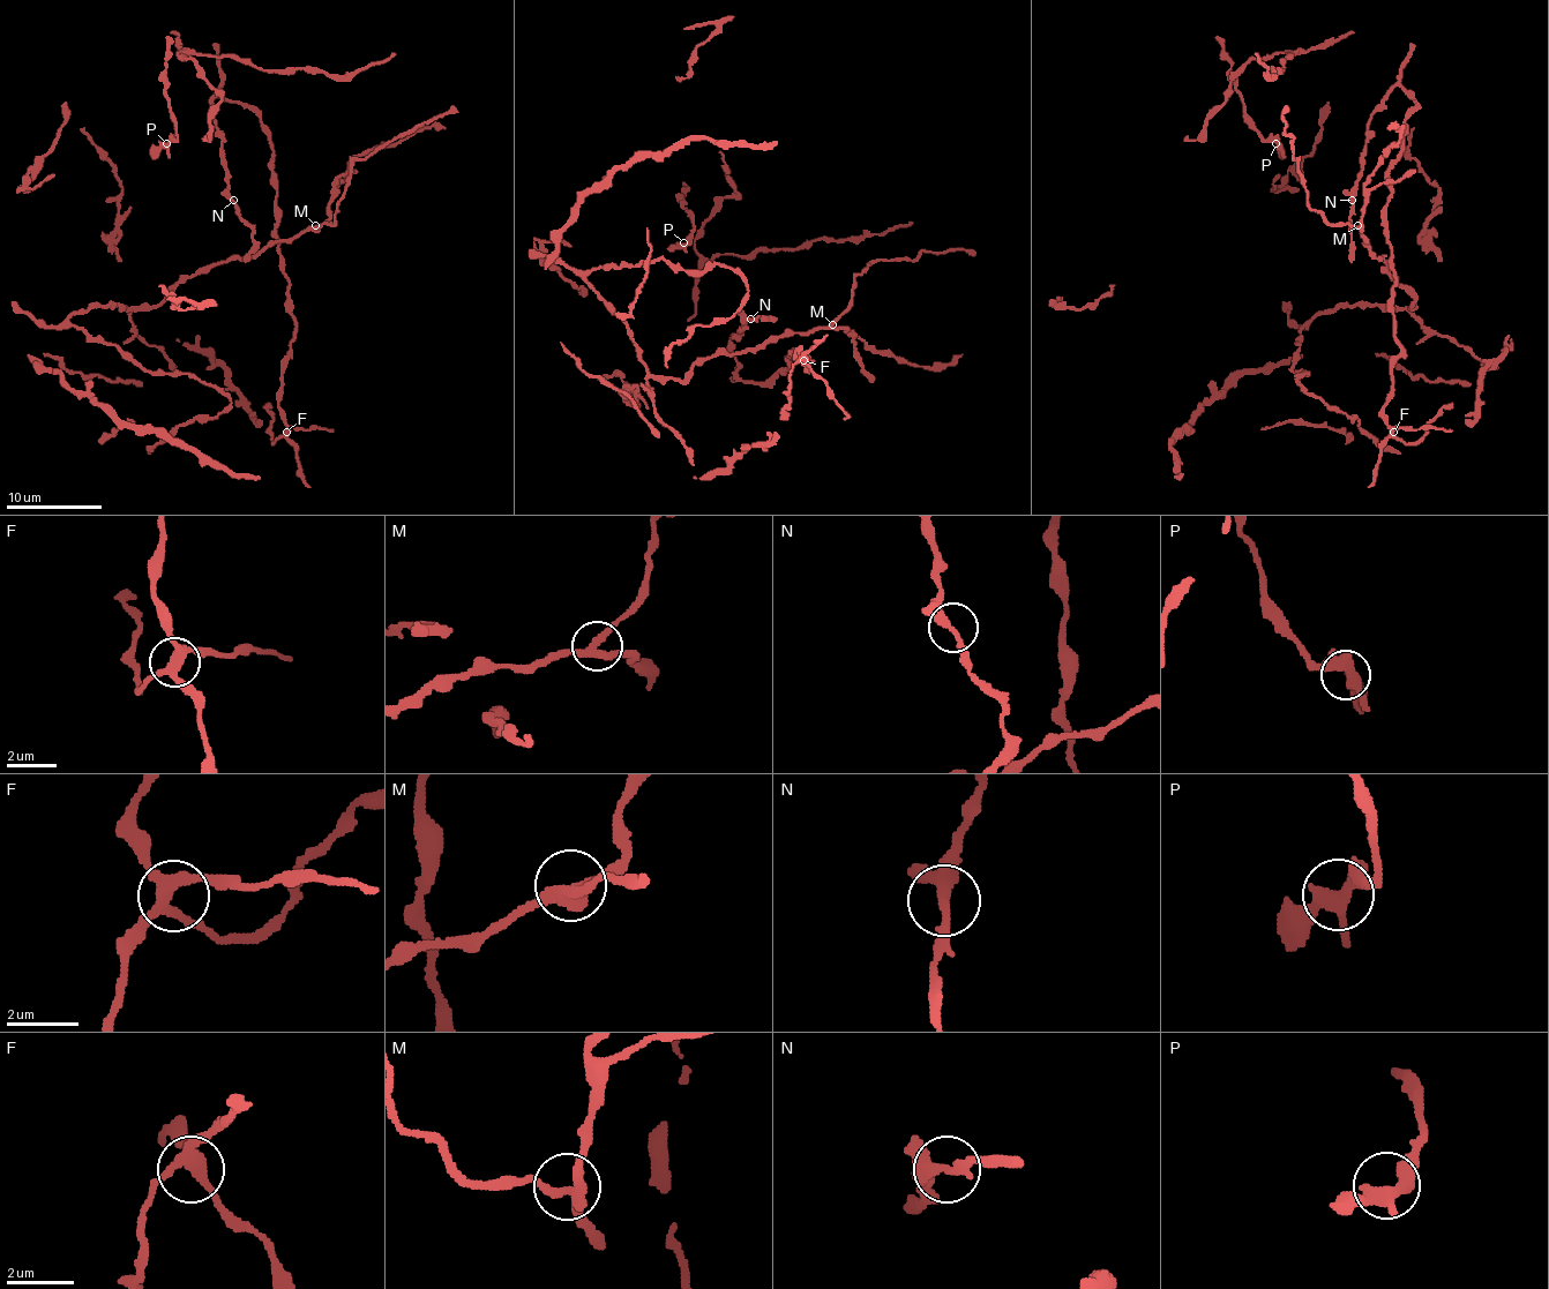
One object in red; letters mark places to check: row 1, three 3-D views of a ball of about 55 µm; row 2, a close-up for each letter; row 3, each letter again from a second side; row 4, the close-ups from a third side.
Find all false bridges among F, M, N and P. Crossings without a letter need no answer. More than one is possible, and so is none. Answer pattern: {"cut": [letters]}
{"cut": []}

